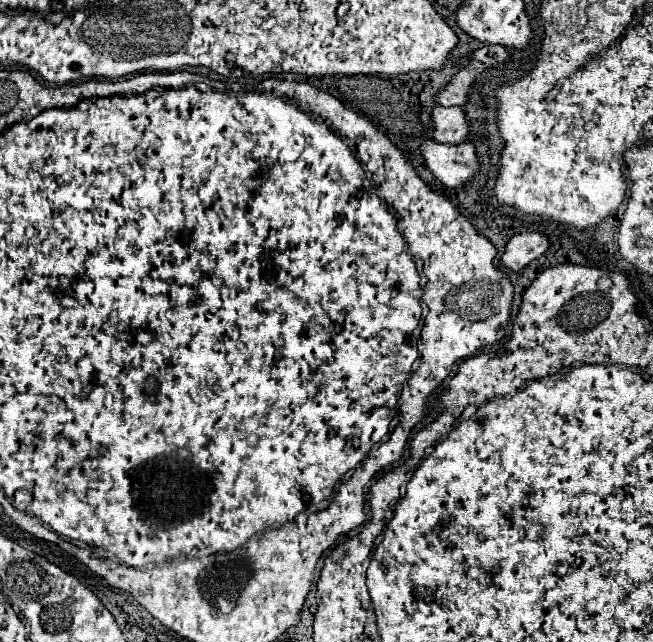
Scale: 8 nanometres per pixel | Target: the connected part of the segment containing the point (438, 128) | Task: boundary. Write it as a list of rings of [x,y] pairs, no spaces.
[[[435,106],[431,112],[431,126],[433,126],[433,138],[437,142],[447,144],[459,144],[467,140],[467,120],[459,106]]]

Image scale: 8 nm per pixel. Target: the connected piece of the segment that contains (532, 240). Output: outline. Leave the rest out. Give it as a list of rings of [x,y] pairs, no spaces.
[[[525,232],[525,234],[515,234],[507,244],[505,252],[501,256],[501,264],[509,270],[521,270],[525,268],[531,260],[539,258],[547,250],[549,242],[543,234],[539,232]]]

